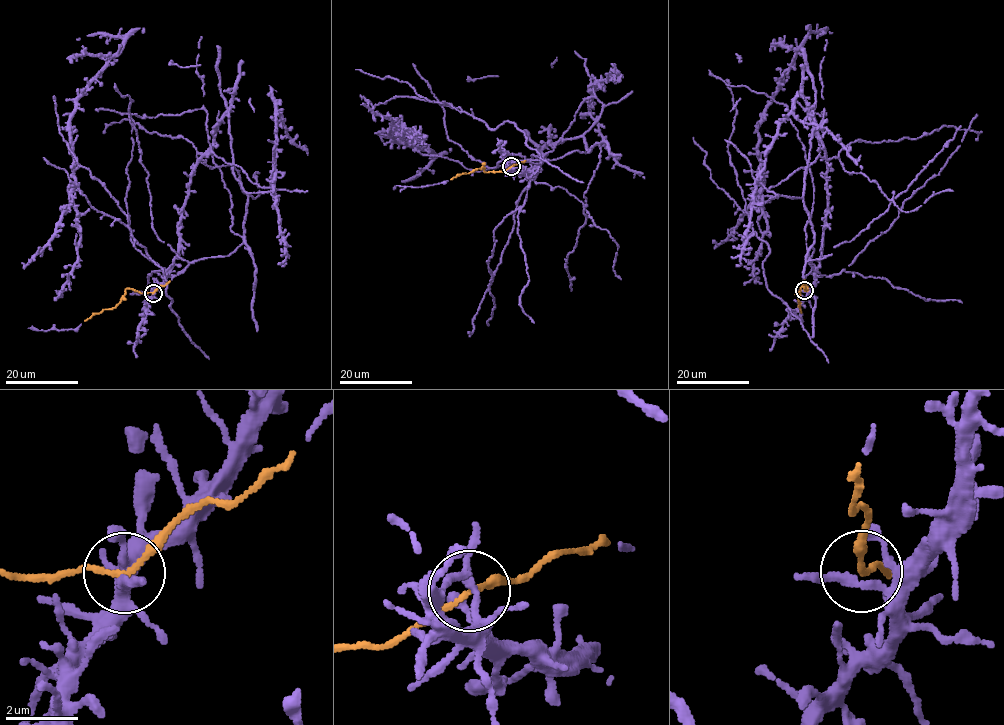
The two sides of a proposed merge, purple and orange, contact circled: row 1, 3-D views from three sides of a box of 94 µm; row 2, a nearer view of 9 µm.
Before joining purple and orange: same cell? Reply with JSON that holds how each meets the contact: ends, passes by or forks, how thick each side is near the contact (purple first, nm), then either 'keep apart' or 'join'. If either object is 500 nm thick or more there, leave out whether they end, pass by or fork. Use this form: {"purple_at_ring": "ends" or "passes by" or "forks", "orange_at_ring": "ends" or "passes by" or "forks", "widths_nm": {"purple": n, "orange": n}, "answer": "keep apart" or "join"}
{"purple_at_ring": "passes by", "orange_at_ring": "passes by", "widths_nm": {"purple": 200, "orange": 150}, "answer": "join"}

